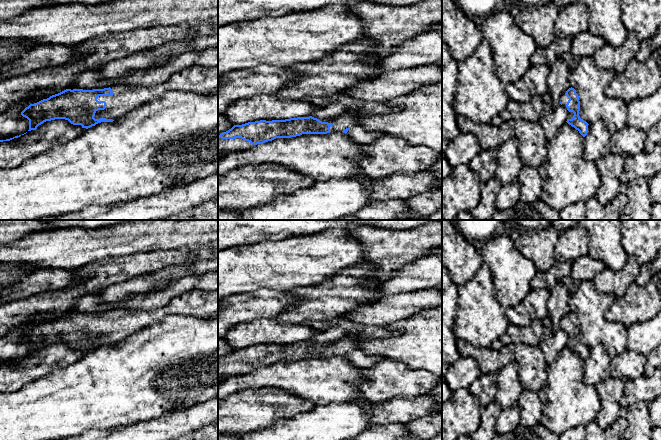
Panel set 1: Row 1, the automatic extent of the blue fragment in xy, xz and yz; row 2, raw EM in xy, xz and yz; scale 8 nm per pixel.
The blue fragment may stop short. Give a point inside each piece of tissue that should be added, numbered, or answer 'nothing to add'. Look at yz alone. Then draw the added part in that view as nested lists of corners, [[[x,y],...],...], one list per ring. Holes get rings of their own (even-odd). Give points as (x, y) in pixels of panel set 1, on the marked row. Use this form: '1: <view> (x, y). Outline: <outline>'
1: yz (564, 99). Outline: [[[564,92],[564,93],[562,94],[562,96],[561,96],[561,98],[560,98],[560,102],[563,103],[562,106],[563,106],[563,107],[566,109],[566,111],[567,111],[567,119],[572,119],[574,113],[573,113],[573,112],[569,112],[569,111],[567,110],[566,104],[567,104],[569,98],[565,95],[565,93],[566,93],[566,92]]]

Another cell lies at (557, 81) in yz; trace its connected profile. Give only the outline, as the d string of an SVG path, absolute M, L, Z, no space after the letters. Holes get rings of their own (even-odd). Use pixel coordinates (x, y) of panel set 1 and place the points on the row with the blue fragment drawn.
M557 58L549 67L547 77L547 93L554 105L560 104L560 98L564 92L571 88L568 80L570 68L561 58Z

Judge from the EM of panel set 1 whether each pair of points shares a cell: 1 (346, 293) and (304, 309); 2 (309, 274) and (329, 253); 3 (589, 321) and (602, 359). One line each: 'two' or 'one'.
1: one
2: one
3: two

